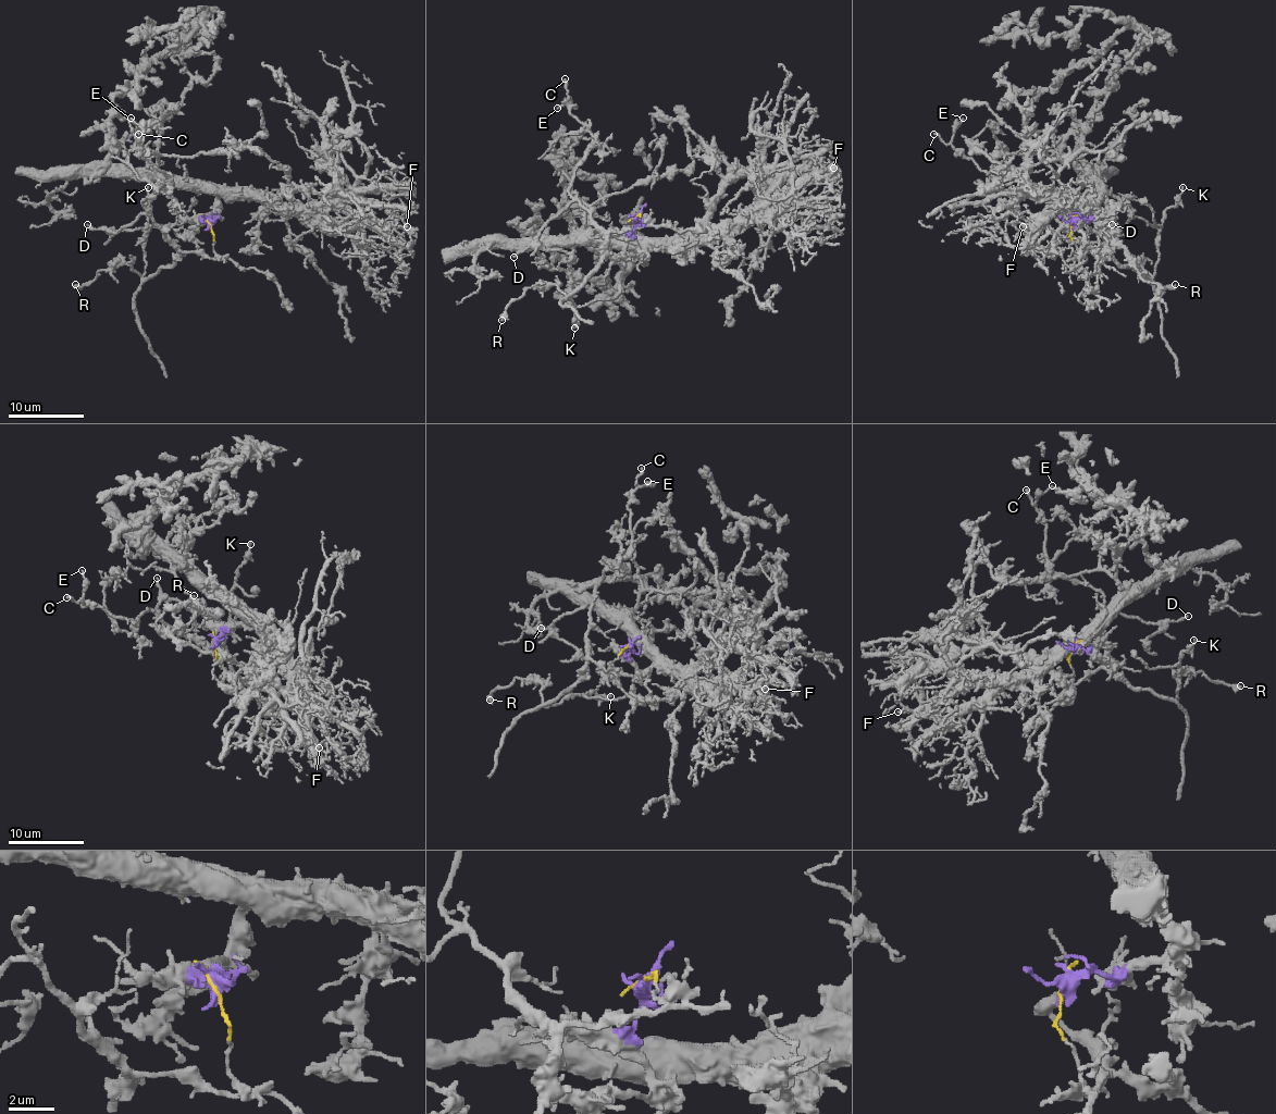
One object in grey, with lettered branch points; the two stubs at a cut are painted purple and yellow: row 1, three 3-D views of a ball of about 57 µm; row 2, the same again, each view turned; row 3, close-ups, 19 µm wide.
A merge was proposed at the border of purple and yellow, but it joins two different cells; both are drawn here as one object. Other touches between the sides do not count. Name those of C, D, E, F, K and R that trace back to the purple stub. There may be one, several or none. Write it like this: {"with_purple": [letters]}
{"with_purple": ["F"]}

